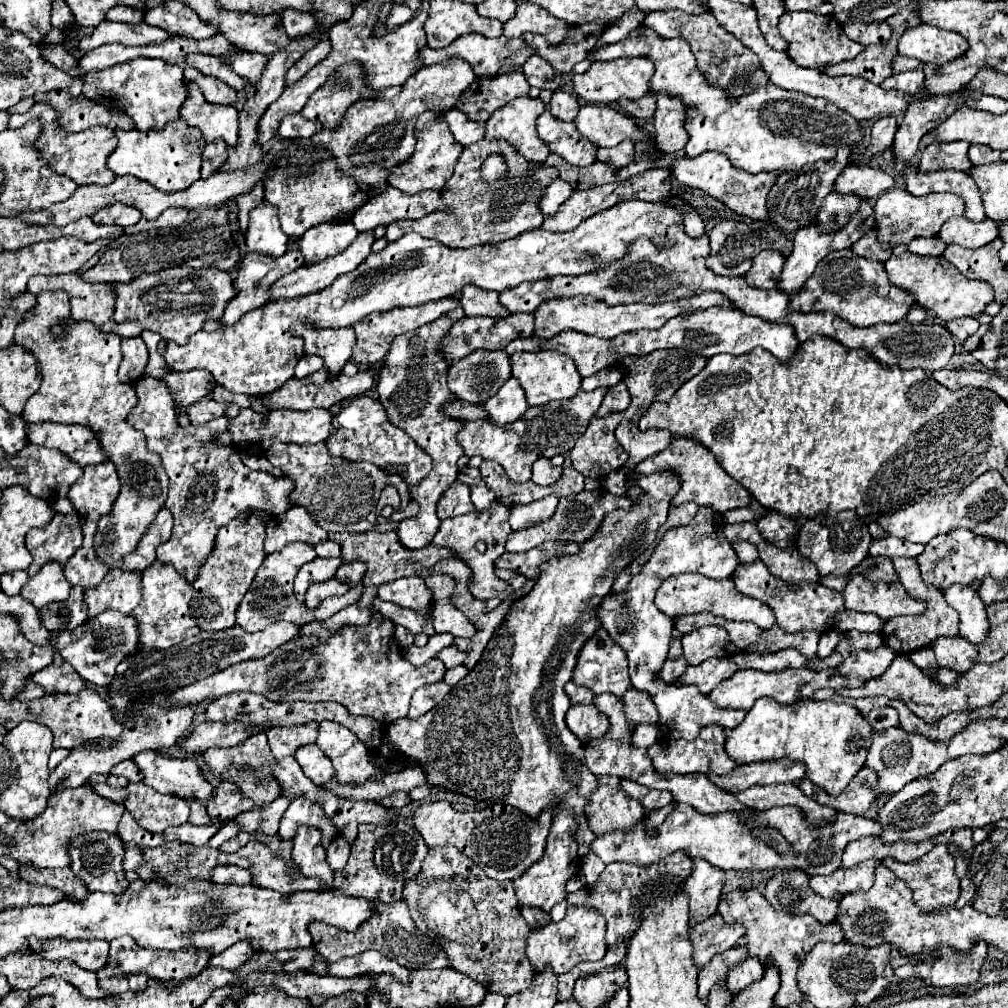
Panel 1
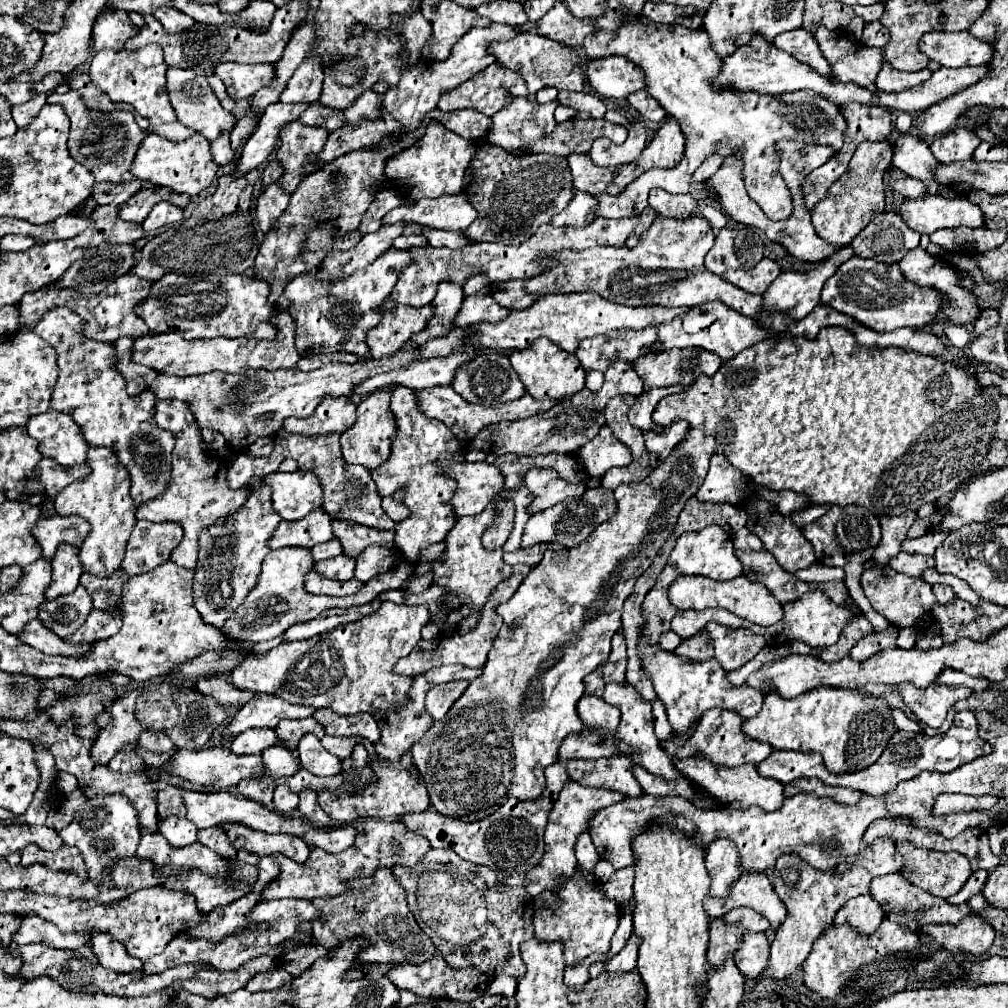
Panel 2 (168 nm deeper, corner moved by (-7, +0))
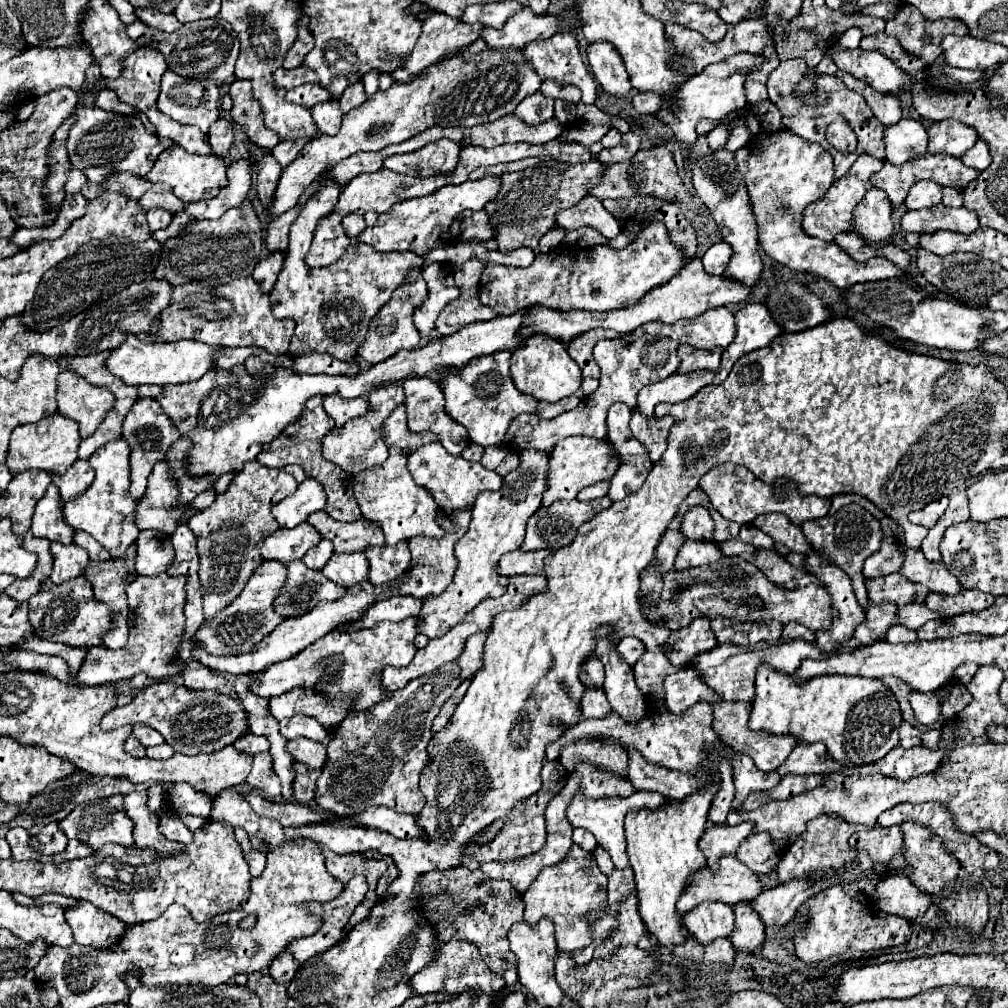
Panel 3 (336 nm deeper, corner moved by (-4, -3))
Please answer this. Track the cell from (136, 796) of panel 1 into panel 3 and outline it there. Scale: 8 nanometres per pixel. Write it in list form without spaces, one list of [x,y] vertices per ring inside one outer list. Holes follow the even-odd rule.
[[[186,782],[168,788],[168,802],[174,812],[190,812],[202,818],[208,818],[208,810],[212,808],[212,796],[194,790]]]

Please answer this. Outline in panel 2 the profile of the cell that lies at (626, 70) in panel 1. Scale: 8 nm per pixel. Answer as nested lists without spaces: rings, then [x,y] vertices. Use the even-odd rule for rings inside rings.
[[[607,57],[589,61],[587,79],[599,95],[615,99],[623,99],[645,87],[643,71],[625,57]]]

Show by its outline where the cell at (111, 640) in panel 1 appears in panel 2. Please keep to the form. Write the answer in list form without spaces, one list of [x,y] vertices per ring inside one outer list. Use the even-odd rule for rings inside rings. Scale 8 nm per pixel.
[[[33,619],[31,623],[27,623],[27,627],[17,635],[23,643],[31,645],[33,649],[47,653],[47,655],[65,655],[65,657],[79,657],[85,655],[87,651],[91,651],[91,645],[81,643],[81,645],[71,645],[65,643],[63,639],[59,639],[53,631],[49,631],[43,623],[39,623],[39,619]]]

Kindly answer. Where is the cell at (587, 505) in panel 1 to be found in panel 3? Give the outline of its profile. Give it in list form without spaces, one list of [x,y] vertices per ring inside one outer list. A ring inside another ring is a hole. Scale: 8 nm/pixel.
[[[596,498],[590,502],[580,502],[580,500],[568,500],[568,502],[556,502],[552,506],[540,506],[540,510],[536,510],[536,514],[532,514],[532,518],[528,520],[528,528],[526,528],[526,538],[522,542],[522,550],[540,550],[540,548],[548,548],[548,550],[558,550],[562,546],[568,546],[574,538],[578,528],[588,522],[592,516],[596,516],[598,512],[606,510],[612,502],[608,498]]]

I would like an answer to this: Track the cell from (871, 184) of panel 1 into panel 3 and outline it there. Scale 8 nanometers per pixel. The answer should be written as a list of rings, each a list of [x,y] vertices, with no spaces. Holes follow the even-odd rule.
[[[918,180],[910,186],[904,204],[908,210],[918,210],[918,208],[930,208],[934,204],[940,204],[940,200],[942,200],[942,188],[936,182]]]

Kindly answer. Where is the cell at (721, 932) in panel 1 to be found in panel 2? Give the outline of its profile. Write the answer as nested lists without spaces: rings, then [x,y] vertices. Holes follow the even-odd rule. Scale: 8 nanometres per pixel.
[[[749,907],[733,909],[731,913],[727,913],[725,919],[729,923],[737,923],[743,929],[749,929],[749,931],[763,931],[765,933],[771,927],[771,923],[767,923],[767,919],[763,915],[759,915],[757,911],[751,911]]]

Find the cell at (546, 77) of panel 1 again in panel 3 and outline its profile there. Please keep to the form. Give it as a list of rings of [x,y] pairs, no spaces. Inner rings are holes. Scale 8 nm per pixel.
[[[558,32],[548,40],[536,40],[530,42],[528,46],[522,48],[526,62],[534,68],[534,72],[542,78],[542,80],[554,80],[558,84],[570,84],[582,90],[582,102],[584,104],[594,104],[596,100],[596,82],[588,70],[588,66],[582,62],[582,56],[578,52],[578,42],[574,38],[574,34],[570,32]]]

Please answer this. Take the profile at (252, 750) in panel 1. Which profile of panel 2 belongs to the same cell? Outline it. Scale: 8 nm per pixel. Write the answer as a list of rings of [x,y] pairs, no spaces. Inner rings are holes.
[[[251,729],[237,735],[231,743],[231,751],[237,755],[257,755],[263,749],[277,743],[277,735],[273,729]]]

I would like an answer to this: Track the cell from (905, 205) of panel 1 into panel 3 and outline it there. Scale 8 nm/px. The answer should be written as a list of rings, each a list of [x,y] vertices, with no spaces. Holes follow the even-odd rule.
[[[936,204],[932,208],[908,210],[902,216],[902,230],[916,234],[934,234],[938,230],[950,230],[960,234],[972,234],[978,228],[976,212],[962,208],[946,208]]]

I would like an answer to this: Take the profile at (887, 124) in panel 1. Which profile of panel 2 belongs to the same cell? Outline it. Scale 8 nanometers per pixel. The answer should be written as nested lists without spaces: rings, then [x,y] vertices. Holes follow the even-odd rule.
[[[887,141],[861,143],[857,147],[845,175],[833,183],[833,187],[827,191],[825,199],[821,199],[811,211],[815,231],[821,239],[825,239],[827,243],[833,243],[837,247],[849,245],[875,215],[885,211],[883,173],[891,165],[891,157],[893,157],[893,147]]]

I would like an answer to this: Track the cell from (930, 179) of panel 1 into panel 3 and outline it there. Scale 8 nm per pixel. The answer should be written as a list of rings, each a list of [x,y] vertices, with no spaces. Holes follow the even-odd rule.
[[[902,118],[884,132],[886,140],[886,160],[892,164],[906,164],[918,156],[926,154],[926,128],[912,118]]]

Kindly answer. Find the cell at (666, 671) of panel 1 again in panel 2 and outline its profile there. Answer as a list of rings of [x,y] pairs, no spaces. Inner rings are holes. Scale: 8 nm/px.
[[[705,629],[695,633],[691,639],[683,639],[681,645],[677,647],[679,655],[687,655],[691,661],[709,661],[713,657],[713,647],[711,647],[711,637],[707,635]]]

